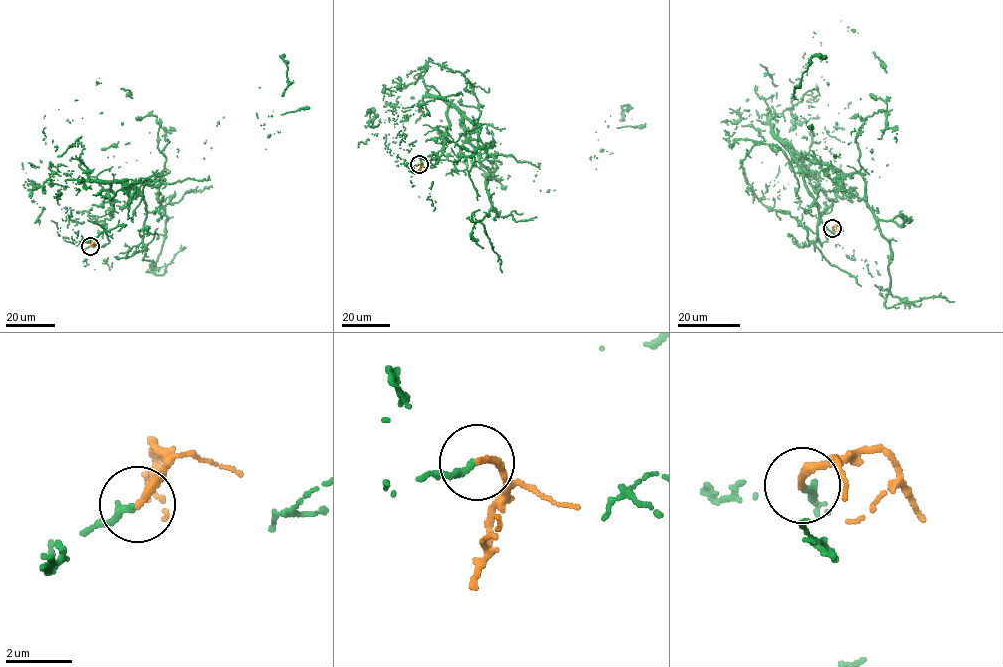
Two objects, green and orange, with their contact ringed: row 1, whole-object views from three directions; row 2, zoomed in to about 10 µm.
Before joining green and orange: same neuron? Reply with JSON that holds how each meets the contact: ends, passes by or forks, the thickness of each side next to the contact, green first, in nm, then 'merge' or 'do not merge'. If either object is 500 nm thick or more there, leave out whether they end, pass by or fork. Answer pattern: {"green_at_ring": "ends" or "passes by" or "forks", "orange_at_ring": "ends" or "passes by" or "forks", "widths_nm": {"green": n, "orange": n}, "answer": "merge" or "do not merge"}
{"green_at_ring": "ends", "orange_at_ring": "ends", "widths_nm": {"green": 220, "orange": 200}, "answer": "merge"}

